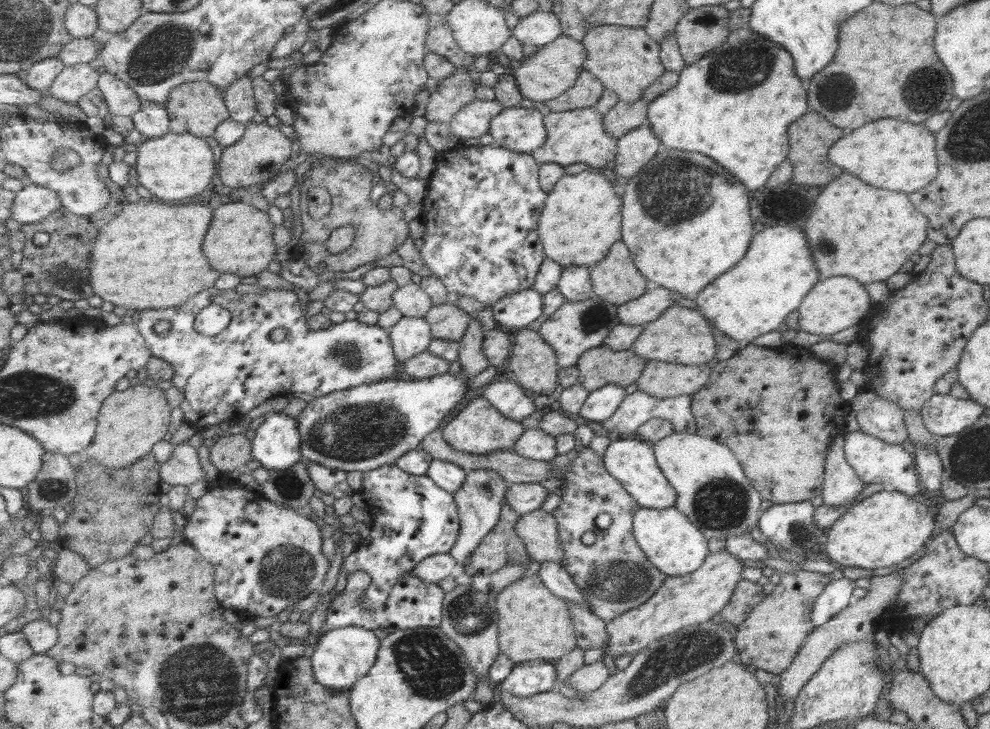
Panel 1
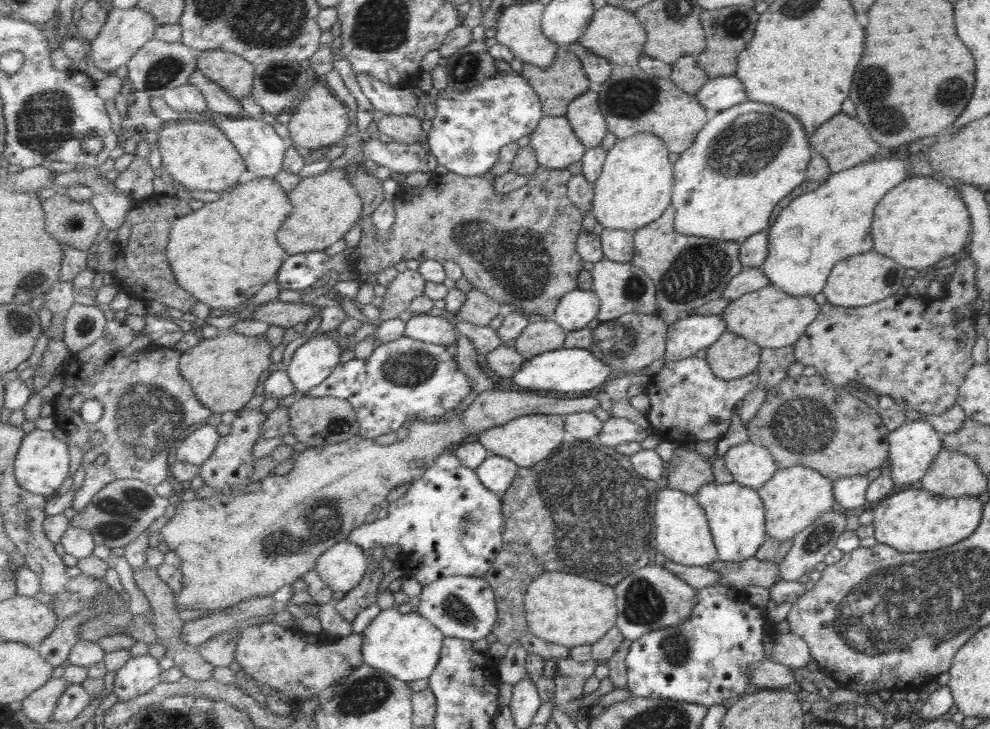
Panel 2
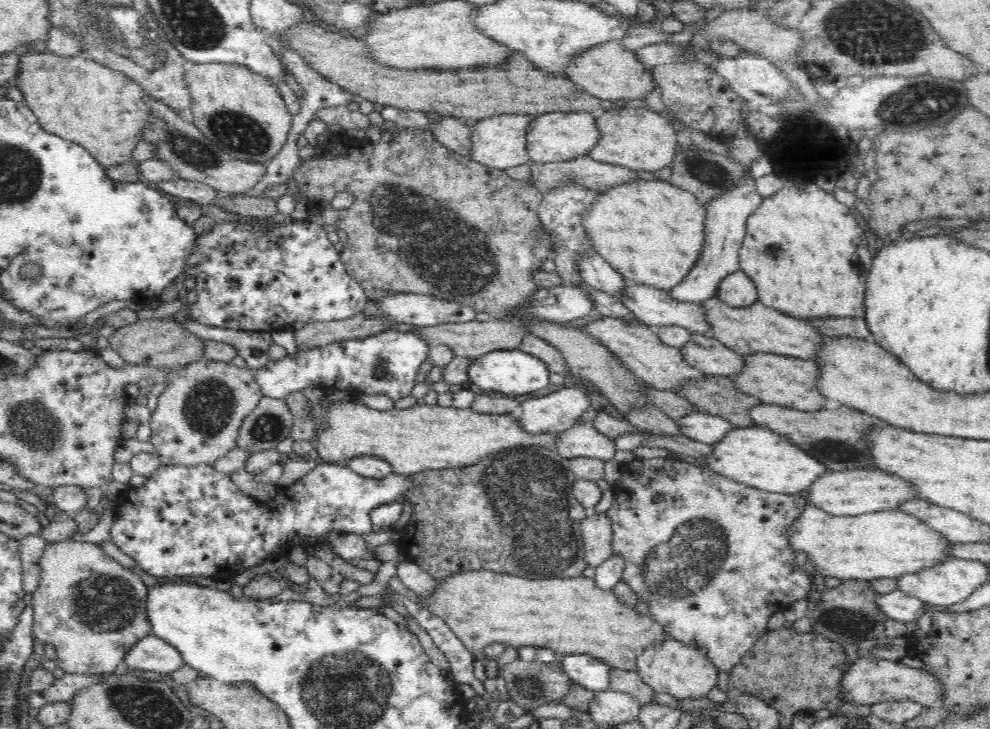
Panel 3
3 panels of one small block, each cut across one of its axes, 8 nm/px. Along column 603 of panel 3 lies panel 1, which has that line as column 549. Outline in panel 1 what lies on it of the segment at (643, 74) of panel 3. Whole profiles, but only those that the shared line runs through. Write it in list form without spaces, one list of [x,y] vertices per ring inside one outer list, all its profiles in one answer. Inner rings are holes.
[[[563,34],[555,42],[538,48],[533,56],[524,58],[520,68],[514,71],[513,77],[522,96],[534,101],[536,105],[540,105],[566,93],[567,89],[575,84],[579,75],[585,70],[586,60],[585,43]]]

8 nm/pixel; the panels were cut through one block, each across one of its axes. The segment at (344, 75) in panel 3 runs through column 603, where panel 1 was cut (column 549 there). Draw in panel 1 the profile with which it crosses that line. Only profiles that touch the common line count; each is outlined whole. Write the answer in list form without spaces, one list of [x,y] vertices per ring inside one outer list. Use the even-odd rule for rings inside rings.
[[[583,70],[575,84],[567,89],[566,93],[542,105],[548,111],[554,112],[593,107],[598,104],[605,89],[603,83],[591,71]]]

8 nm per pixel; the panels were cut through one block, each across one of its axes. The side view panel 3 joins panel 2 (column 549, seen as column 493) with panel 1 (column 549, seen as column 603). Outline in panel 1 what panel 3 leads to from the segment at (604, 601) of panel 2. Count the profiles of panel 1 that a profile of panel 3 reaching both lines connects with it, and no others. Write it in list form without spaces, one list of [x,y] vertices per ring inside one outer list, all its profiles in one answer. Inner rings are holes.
[[[527,574],[498,596],[500,646],[516,664],[544,660],[556,664],[578,647],[578,632],[569,603],[549,589],[539,574]]]

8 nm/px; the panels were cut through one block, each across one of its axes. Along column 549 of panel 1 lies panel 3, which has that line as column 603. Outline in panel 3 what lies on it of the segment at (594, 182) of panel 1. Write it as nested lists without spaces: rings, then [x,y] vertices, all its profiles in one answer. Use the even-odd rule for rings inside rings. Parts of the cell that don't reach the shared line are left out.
[[[638,180],[610,188],[599,198],[600,204],[592,208],[584,227],[595,241],[595,251],[604,257],[629,284],[640,284],[669,292],[688,277],[703,256],[707,242],[708,211],[695,194],[681,190],[667,181]]]

